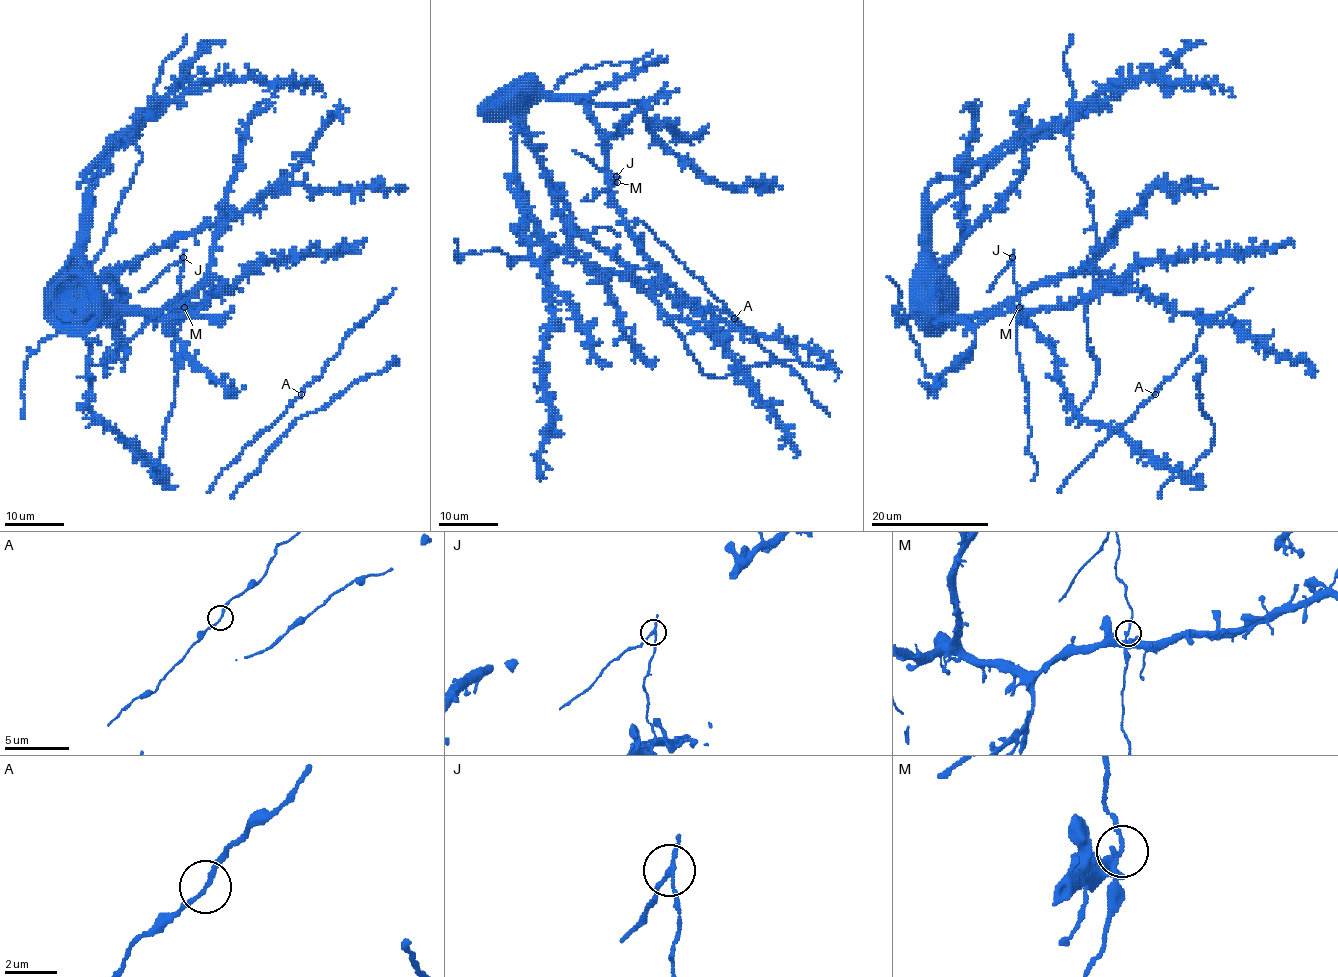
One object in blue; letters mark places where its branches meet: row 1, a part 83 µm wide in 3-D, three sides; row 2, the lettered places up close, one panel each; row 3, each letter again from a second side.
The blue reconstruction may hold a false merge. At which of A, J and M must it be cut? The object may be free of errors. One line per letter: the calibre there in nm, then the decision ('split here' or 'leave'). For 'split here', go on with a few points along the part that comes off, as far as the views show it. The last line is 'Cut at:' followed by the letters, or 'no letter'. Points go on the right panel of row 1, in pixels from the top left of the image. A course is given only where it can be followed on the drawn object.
A: 160 nm thick; leave
J: 150 nm thick; split here; foreign part runs (1013, 257), (988, 292)
M: 150 nm thick; leave
Cut at: J

